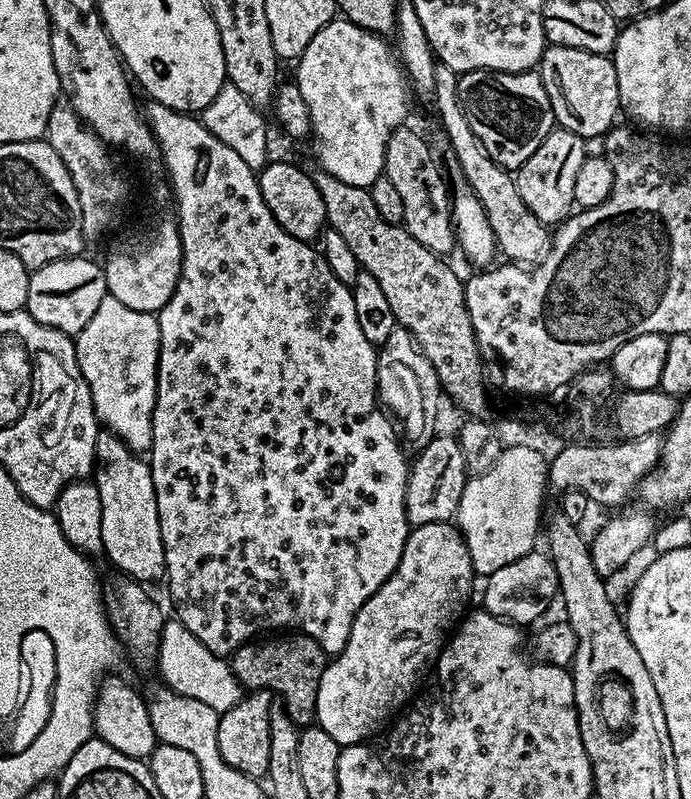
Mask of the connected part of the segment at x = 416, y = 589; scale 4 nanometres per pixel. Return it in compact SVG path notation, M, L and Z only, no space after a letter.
M455 523L418 524L409 531L394 574L390 574L387 582L358 610L346 646L338 656L329 659L318 682L315 723L326 730L334 742L341 746L362 744L375 737L385 727L384 720L391 721L417 695L420 679L427 672L429 675L441 648L465 611L464 603L472 592L472 579L470 550Z

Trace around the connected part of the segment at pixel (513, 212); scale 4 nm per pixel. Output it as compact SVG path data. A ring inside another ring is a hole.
M437 63L434 70L435 91L431 101L436 102L436 110L440 114L440 122L444 126L444 134L456 154L456 162L460 166L463 181L472 187L472 193L482 202L486 210L486 218L490 218L490 228L494 230L496 247L504 252L509 261L521 266L538 264L548 253L552 245L552 232L549 225L536 218L522 202L522 194L518 194L515 175L509 169L498 166L490 154L486 154L486 146L478 142L474 130L470 130L470 122L466 122L466 114L462 114L462 106L458 102L459 75L450 70L450 66Z

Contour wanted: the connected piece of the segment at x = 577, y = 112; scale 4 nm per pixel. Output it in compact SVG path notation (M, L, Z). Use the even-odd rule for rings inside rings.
M548 44L540 59L538 71L559 127L592 142L603 137L617 123L616 115L621 115L622 109L618 94L618 70L611 55L594 54L574 46Z

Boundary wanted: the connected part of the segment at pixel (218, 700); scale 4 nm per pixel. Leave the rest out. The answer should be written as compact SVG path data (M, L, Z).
M168 622L164 625L164 632L160 635L160 655L158 669L167 687L186 698L194 698L198 702L206 702L215 712L230 710L239 702L242 695L242 685L232 672L229 661L223 656L215 656L186 626L178 622Z

